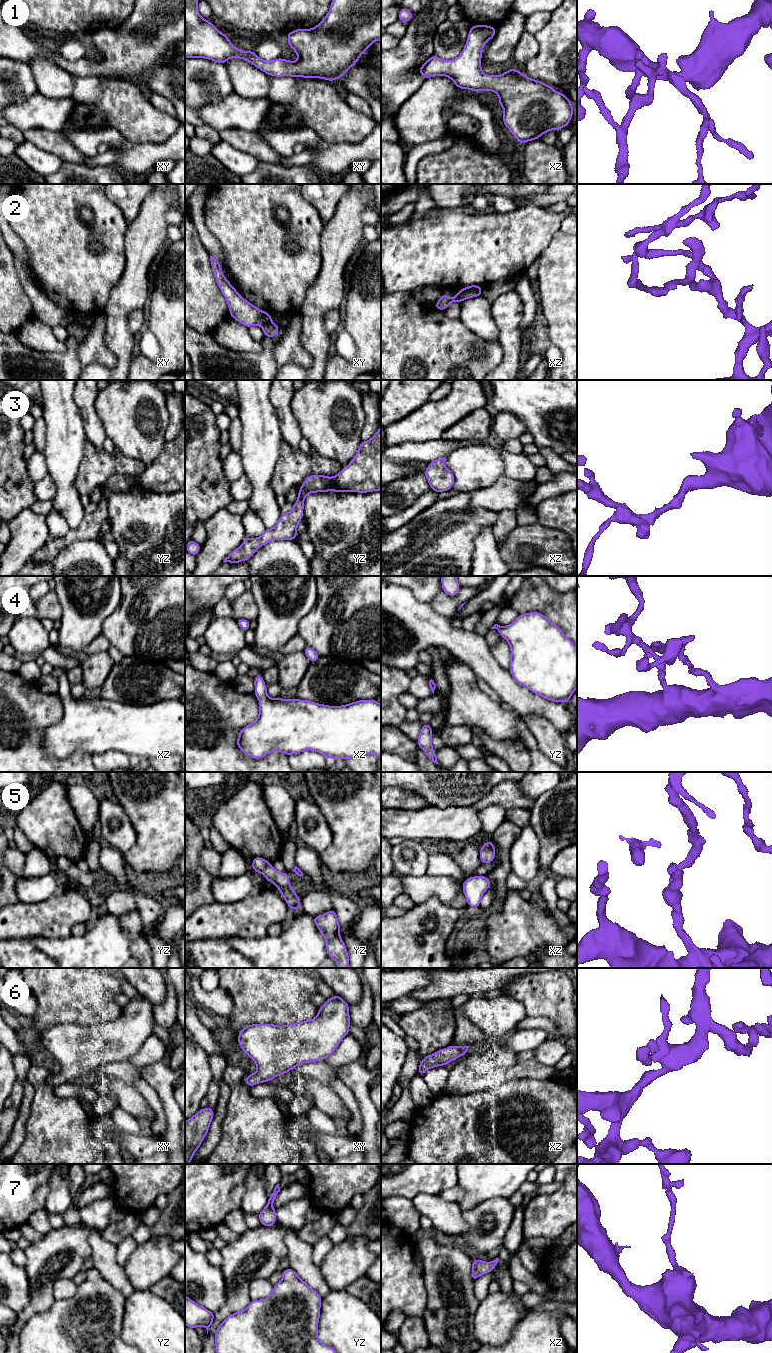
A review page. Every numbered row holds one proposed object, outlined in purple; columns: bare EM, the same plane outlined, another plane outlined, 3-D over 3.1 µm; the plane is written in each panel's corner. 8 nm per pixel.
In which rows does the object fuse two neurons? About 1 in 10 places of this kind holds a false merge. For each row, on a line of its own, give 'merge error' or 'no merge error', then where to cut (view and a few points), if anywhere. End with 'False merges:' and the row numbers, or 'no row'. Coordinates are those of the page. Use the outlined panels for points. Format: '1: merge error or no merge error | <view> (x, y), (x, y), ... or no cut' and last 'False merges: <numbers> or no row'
1: no merge error | no cut
2: merge error | xy (270, 320), (261, 326)
3: no merge error | no cut
4: no merge error | no cut
5: no merge error | no cut
6: no merge error | no cut
7: no merge error | no cut
False merges: 2

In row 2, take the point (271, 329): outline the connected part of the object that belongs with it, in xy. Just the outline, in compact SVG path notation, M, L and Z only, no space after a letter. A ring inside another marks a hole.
M272 321L262 326L262 328L264 332L264 337L275 337L279 334L279 326Z

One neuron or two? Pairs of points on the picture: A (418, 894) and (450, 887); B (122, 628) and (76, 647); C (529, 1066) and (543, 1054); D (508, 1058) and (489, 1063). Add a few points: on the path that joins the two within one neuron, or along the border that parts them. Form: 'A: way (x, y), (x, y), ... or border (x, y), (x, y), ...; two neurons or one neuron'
A: way (426, 887), (442, 887); one neuron
B: border (113, 612), (104, 620), (100, 632); two neurons
C: border (535, 1058), (544, 1065), (553, 1067); two neurons
D: way (503, 1059), (497, 1060), (494, 1063); one neuron

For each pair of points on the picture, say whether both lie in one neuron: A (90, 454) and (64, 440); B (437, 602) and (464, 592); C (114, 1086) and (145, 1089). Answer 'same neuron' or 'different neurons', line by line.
A: different neurons
B: same neuron
C: different neurons

